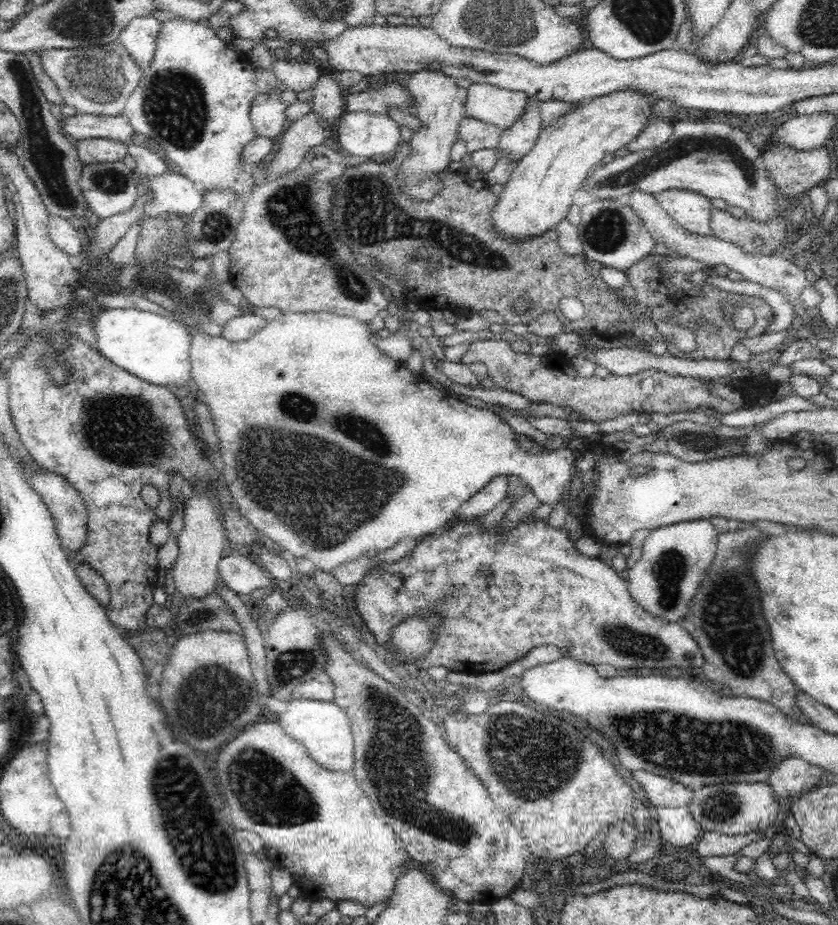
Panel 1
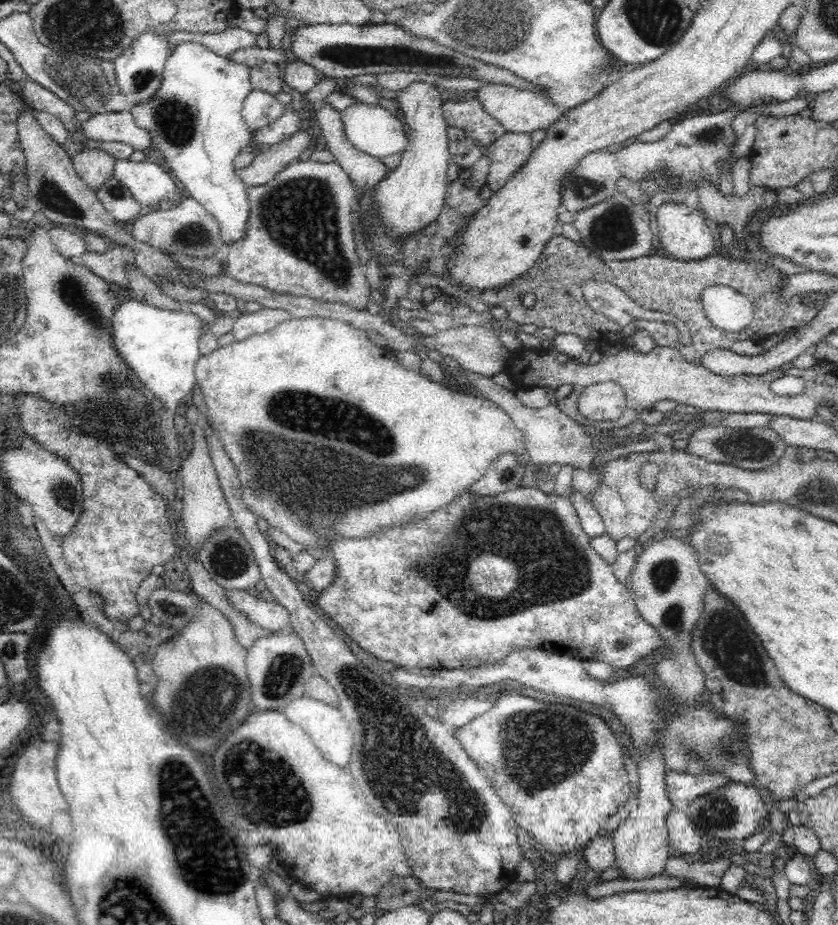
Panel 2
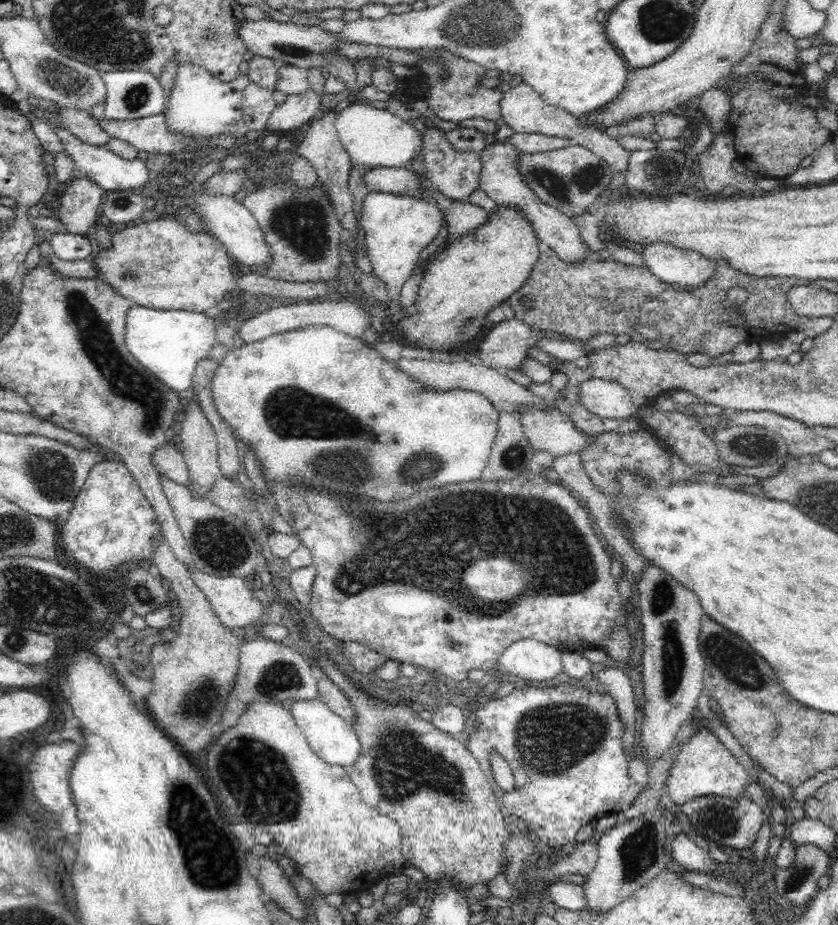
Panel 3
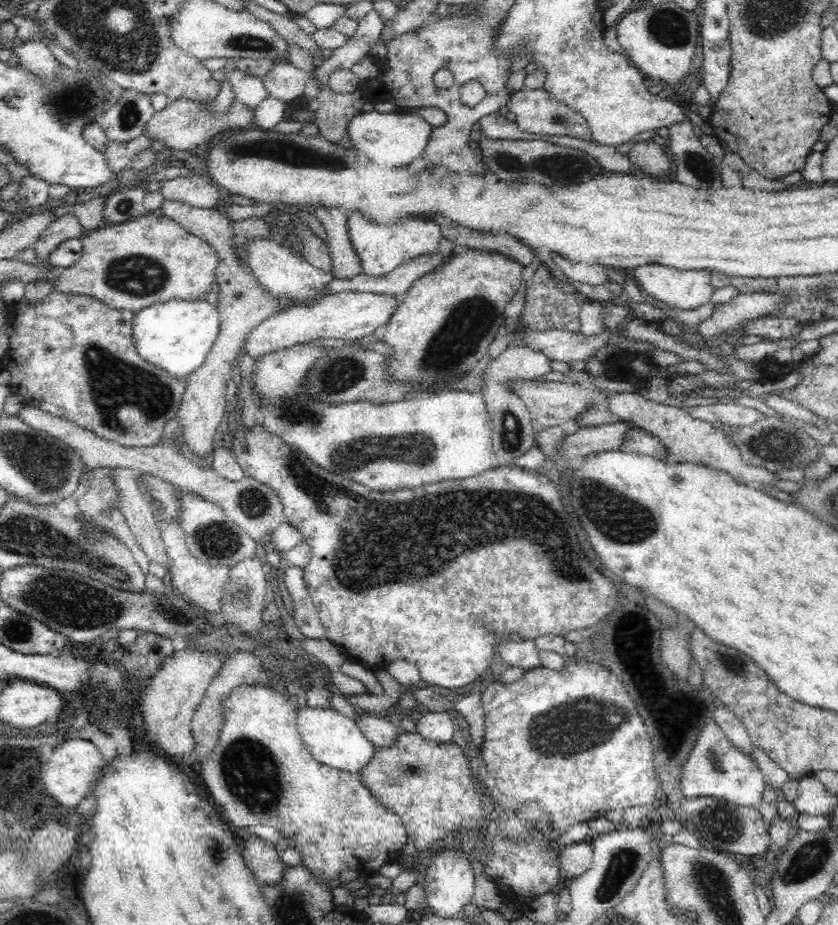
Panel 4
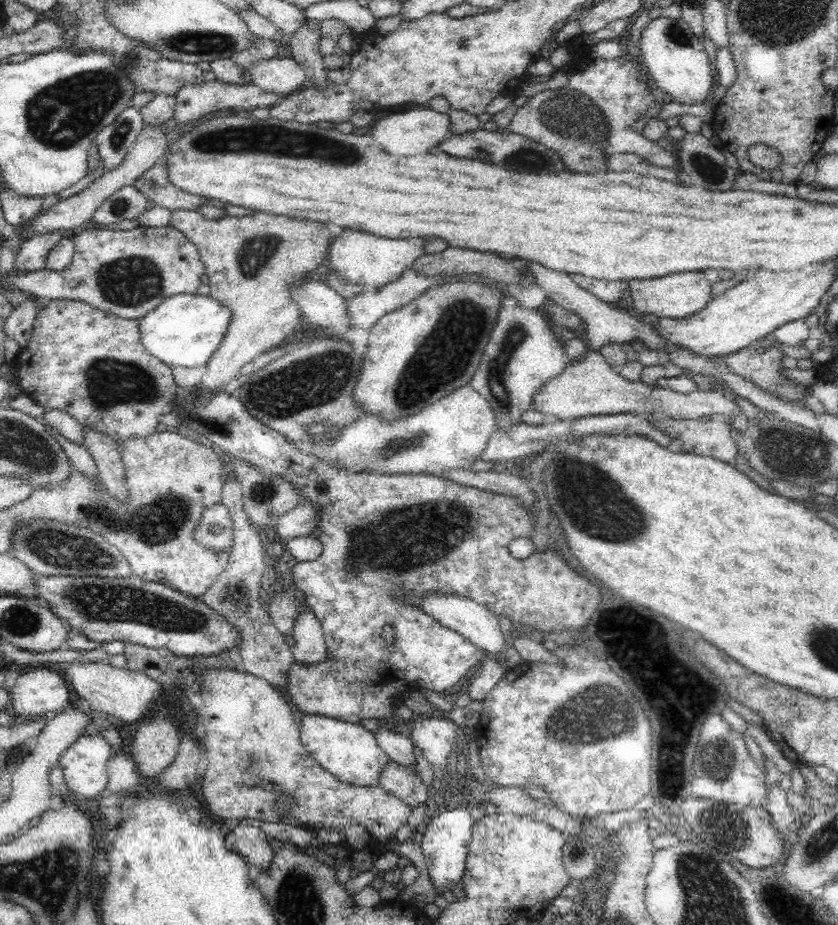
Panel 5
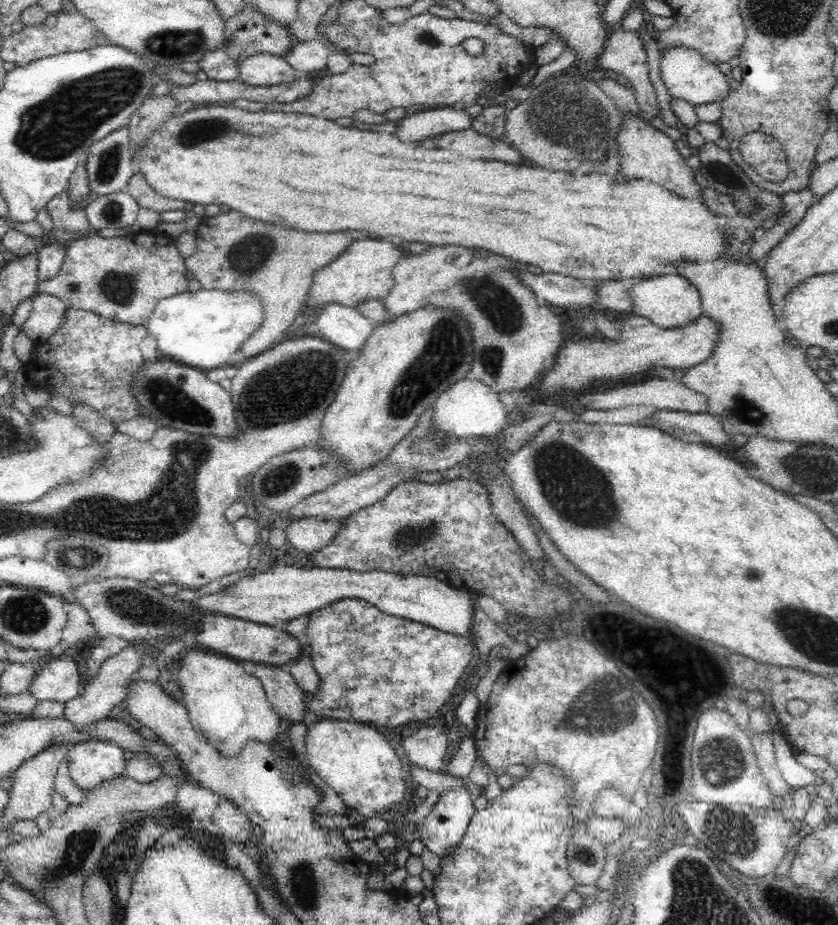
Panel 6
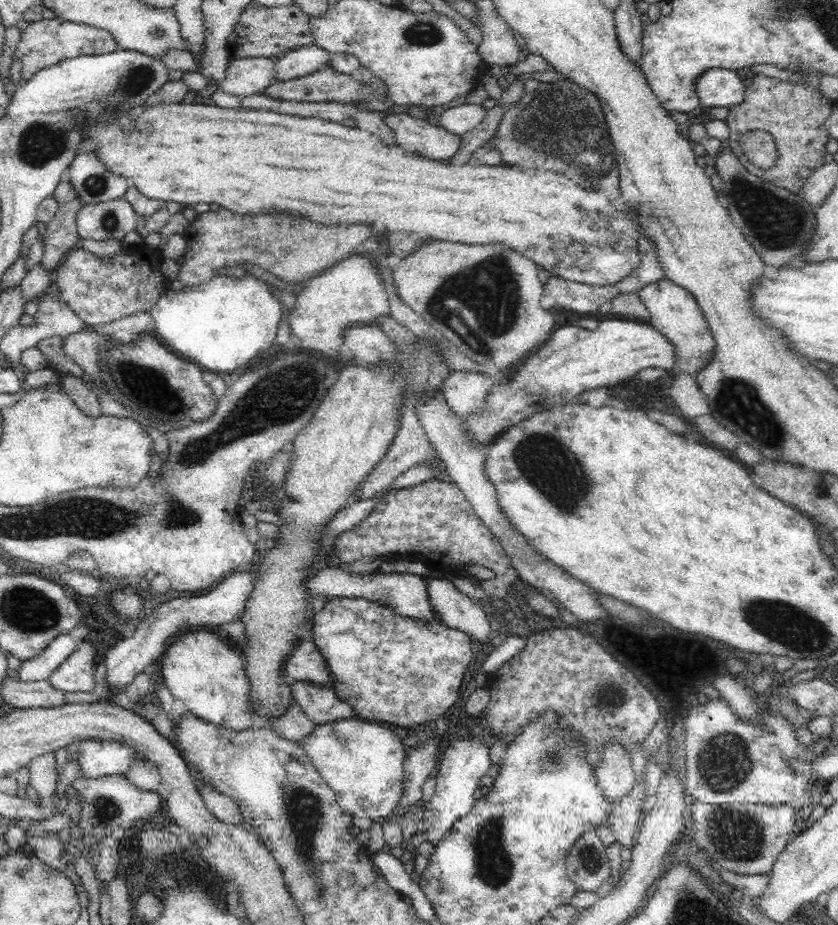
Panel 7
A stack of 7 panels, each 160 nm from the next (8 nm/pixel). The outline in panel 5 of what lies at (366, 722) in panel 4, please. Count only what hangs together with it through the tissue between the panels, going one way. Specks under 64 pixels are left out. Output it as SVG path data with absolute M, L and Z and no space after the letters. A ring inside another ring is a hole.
M379 727L376 732L372 732L378 747L386 753L389 760L400 765L409 766L416 772L414 752L412 751L412 740L401 733L394 732L386 727Z

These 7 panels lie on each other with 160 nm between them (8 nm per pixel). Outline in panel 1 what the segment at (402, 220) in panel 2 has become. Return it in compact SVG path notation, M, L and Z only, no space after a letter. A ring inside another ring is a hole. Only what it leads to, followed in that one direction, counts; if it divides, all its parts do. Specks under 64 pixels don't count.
M425 68L407 75L405 81L407 90L417 102L413 113L420 119L421 129L412 135L409 142L411 151L402 163L396 183L400 185L404 194L427 202L436 192L442 190L442 184L439 184L435 177L438 172L444 172L446 164L451 162L450 146L456 140L460 121L465 116L463 103L467 89L458 85L458 79L446 76L443 72Z

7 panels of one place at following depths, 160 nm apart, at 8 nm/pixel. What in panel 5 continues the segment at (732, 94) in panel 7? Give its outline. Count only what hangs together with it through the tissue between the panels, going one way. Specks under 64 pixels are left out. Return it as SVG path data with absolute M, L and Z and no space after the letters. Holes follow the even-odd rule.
M663 15L652 18L640 34L639 48L634 52L640 52L649 72L648 78L654 80L656 86L666 94L670 94L674 101L694 106L710 96L713 83L710 59L702 42L684 19Z

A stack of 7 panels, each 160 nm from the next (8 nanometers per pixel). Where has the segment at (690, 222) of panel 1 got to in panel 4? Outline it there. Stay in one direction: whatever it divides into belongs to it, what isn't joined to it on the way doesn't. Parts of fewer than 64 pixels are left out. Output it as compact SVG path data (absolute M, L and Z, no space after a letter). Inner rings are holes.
M648 262L637 266L633 270L627 271L627 275L633 279L634 282L639 282L643 288L643 295L653 296L658 300L664 300L668 304L672 304L680 310L692 310L707 303L713 290L711 285L712 270L678 270L671 266L664 266L663 264L656 264L655 262Z

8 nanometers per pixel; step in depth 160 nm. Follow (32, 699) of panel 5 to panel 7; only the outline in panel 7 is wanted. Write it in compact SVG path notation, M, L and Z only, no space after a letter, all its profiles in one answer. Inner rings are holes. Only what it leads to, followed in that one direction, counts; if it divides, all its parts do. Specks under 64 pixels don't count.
M84 642L50 674L47 683L58 691L92 692L94 690L94 668L98 662L98 648L92 642Z

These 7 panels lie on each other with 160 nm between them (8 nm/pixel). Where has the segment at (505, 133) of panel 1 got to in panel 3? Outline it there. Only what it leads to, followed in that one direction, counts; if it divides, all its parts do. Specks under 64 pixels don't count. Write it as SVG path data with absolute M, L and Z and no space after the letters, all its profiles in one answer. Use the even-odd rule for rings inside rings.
M505 141L496 145L490 145L479 153L482 161L481 176L479 187L486 192L497 205L500 206L517 206L521 210L528 222L532 225L537 239L544 249L550 249L555 252L564 262L582 262L584 258L590 257L586 254L587 245L580 236L576 224L568 215L564 216L563 212L558 212L556 208L543 203L536 193L526 185L524 177L519 171L519 152L517 148Z

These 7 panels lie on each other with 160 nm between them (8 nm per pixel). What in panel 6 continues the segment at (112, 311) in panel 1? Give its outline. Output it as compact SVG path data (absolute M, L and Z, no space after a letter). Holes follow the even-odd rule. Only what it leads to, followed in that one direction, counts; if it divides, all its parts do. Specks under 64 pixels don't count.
M203 288L159 300L145 327L162 357L195 369L207 370L227 365L242 346L240 342L244 342L260 322L262 305L256 295Z

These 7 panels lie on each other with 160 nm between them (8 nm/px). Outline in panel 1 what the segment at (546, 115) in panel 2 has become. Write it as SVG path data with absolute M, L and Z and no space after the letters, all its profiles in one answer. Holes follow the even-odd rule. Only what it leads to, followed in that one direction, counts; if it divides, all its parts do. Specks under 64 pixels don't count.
M474 82L467 88L464 100L466 117L506 130L524 112L526 93L498 88L484 82Z

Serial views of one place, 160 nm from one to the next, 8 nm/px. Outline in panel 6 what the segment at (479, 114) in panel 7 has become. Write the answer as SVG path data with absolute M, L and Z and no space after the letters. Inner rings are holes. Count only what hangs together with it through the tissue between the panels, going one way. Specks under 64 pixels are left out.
M439 106L414 112L396 120L394 136L404 145L418 145L430 137L464 130L471 126L471 118L463 110L454 110L452 107Z

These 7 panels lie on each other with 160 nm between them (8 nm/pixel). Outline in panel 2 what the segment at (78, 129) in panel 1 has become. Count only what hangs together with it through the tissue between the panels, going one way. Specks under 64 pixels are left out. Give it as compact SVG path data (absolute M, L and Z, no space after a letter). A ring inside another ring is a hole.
M128 108L122 112L90 115L86 121L81 122L80 129L84 133L85 139L94 140L96 142L123 142L124 144L129 144L132 148L135 148L135 150L141 151L143 151L144 148L154 147L150 133L136 126L134 117L132 117Z

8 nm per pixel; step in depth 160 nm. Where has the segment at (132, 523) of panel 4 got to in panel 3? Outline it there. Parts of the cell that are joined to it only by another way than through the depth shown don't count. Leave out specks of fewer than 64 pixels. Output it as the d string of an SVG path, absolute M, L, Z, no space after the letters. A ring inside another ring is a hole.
M165 538L155 548L152 562L158 566L159 576L167 584L171 594L179 599L183 615L179 620L179 631L173 639L169 643L158 643L153 651L153 689L146 697L147 710L159 729L178 747L184 748L185 753L198 752L216 740L216 728L223 719L224 706L235 685L242 642L232 633L232 629L220 622L205 594L196 586L187 568L176 559Z

